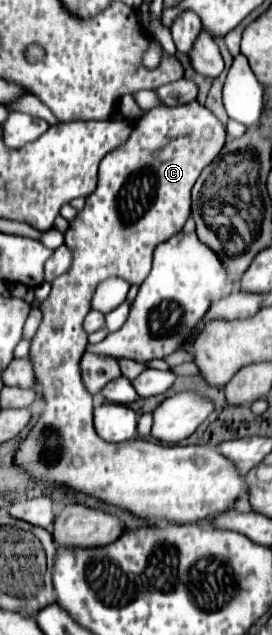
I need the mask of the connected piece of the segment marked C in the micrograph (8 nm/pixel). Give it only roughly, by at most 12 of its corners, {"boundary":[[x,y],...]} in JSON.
{"boundary":[[158,106],[100,162],[30,356],[16,462],[148,524],[248,494],[208,446],[108,444],[80,378],[96,286],[142,284],[226,142]]}

